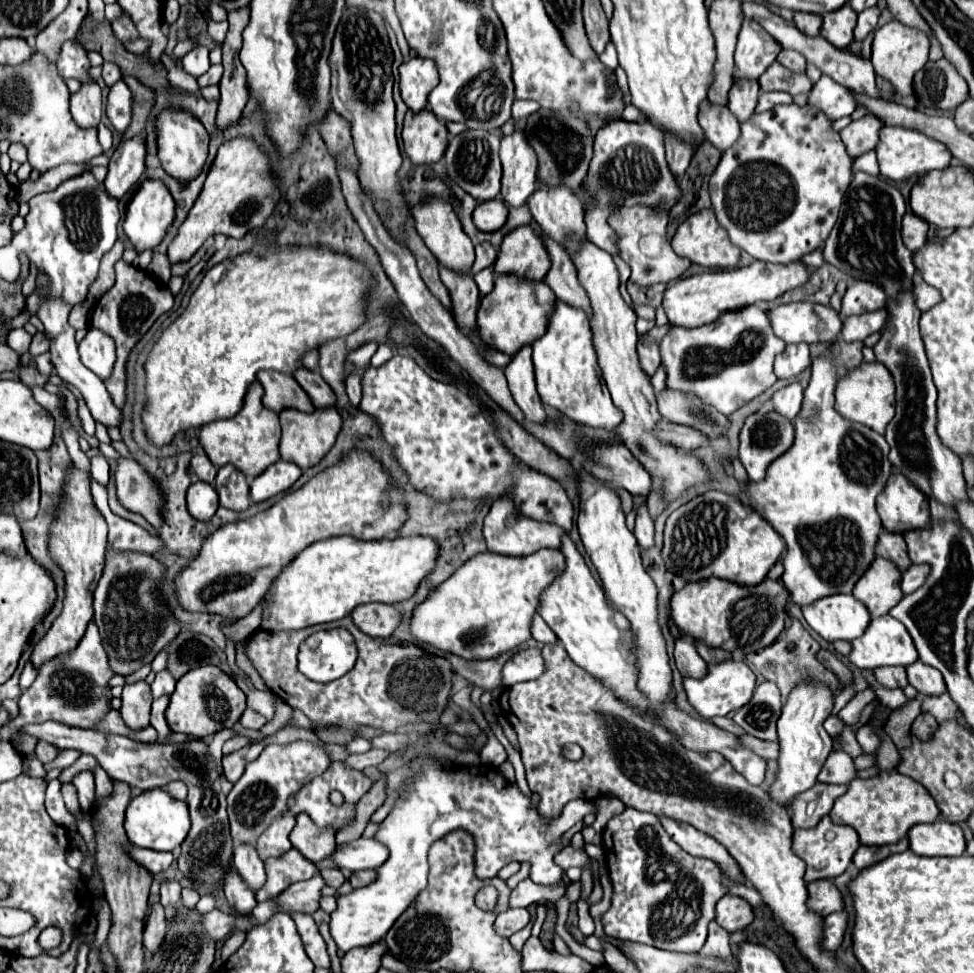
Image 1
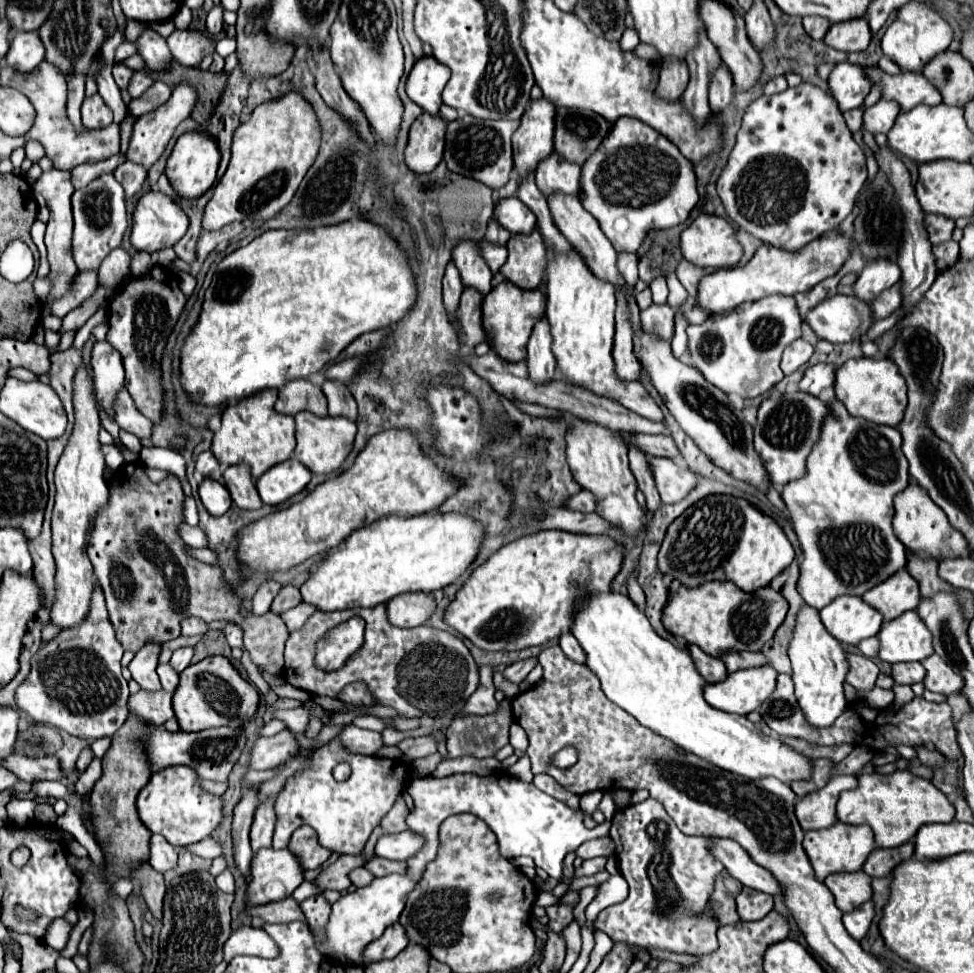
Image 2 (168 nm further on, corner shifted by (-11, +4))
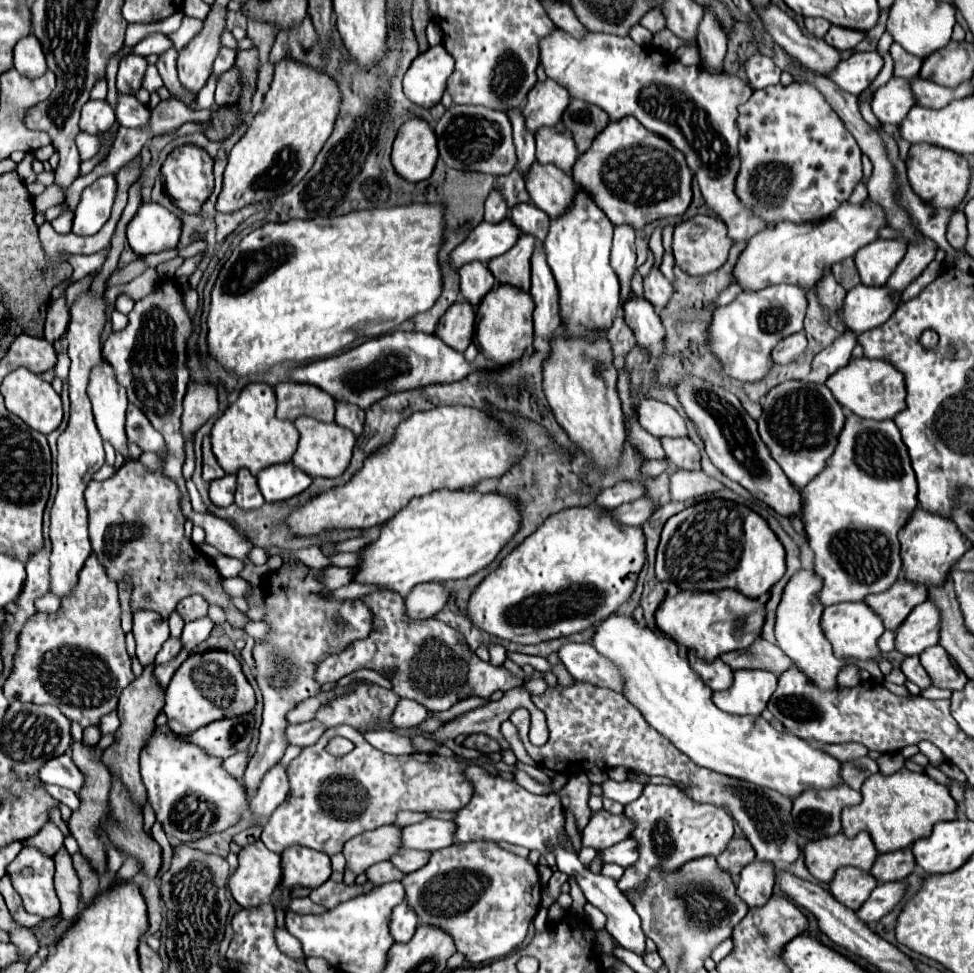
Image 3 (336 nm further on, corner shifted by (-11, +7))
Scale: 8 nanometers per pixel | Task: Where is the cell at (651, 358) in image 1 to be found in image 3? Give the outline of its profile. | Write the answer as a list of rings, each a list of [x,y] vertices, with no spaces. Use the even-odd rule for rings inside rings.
[[[650,270],[644,278],[644,298],[654,306],[656,312],[664,310],[672,298],[672,284],[662,276],[660,270]]]

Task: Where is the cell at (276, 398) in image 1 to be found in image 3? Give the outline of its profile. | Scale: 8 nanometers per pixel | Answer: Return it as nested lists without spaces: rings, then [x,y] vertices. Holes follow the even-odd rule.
[[[280,382],[274,388],[278,398],[276,416],[282,420],[296,420],[298,416],[312,416],[320,422],[334,420],[334,398],[314,384]]]

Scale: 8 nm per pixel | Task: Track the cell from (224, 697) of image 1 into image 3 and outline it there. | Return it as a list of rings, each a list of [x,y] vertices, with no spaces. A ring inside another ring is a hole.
[[[210,650],[204,654],[190,654],[188,660],[184,660],[184,664],[174,672],[166,688],[164,712],[172,732],[186,736],[210,722],[252,712],[254,706],[256,696],[250,682],[242,674],[240,662],[230,652]]]

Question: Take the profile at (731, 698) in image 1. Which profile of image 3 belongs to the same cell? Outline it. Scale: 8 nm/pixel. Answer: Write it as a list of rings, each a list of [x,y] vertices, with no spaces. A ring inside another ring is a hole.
[[[736,670],[734,682],[728,690],[712,694],[712,702],[728,714],[760,714],[772,692],[776,690],[776,676],[766,670]]]

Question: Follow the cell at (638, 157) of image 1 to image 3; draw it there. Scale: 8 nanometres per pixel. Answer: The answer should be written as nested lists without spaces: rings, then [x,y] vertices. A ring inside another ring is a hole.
[[[630,116],[610,122],[610,126],[594,138],[590,150],[574,164],[572,178],[590,192],[596,206],[604,210],[614,226],[628,224],[634,226],[634,230],[654,220],[682,216],[692,200],[692,172],[686,166],[684,154]]]

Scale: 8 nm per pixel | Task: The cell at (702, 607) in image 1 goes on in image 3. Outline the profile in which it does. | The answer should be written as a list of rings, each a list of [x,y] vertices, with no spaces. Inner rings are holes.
[[[680,590],[676,596],[666,598],[658,612],[656,624],[674,642],[694,648],[698,656],[712,662],[724,652],[748,648],[756,638],[760,638],[766,620],[766,602],[746,598],[738,590],[716,590],[716,592],[690,592]]]

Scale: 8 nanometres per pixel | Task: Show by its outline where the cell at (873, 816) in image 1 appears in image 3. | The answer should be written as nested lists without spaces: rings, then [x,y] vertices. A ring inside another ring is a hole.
[[[906,768],[890,776],[884,776],[882,772],[872,774],[862,784],[860,792],[862,802],[842,810],[842,832],[856,836],[860,830],[866,830],[872,836],[878,852],[894,852],[912,846],[918,838],[928,836],[936,822],[956,818],[956,802],[948,788],[934,782],[926,774],[910,772]]]

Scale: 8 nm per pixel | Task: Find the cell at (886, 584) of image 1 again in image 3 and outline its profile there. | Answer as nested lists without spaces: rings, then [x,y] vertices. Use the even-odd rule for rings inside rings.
[[[900,576],[894,582],[894,586],[880,594],[866,596],[864,602],[884,620],[886,630],[896,630],[912,612],[912,608],[922,604],[926,598],[926,586],[922,586],[920,582],[910,582],[904,576]]]

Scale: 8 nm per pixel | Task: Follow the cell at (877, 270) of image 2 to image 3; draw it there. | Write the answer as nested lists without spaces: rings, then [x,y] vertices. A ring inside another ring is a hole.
[[[874,240],[860,248],[854,256],[862,284],[884,286],[898,262],[904,258],[904,244],[900,240]]]

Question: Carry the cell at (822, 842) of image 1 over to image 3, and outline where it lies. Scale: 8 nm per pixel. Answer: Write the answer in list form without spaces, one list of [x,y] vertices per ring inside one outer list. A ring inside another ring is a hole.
[[[838,832],[830,838],[806,842],[804,856],[810,874],[820,882],[830,882],[834,872],[842,866],[870,870],[878,856],[878,850],[868,832],[858,832],[854,838]]]

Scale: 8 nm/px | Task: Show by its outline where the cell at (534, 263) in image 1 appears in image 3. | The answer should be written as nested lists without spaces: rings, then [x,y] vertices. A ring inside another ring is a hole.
[[[520,234],[518,242],[502,256],[496,256],[488,262],[490,272],[502,282],[516,286],[524,292],[530,290],[530,258],[534,254],[536,238]]]

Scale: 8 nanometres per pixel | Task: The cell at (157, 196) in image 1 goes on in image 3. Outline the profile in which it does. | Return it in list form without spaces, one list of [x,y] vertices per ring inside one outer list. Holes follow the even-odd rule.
[[[148,202],[138,208],[126,228],[126,234],[130,248],[138,256],[144,256],[176,248],[182,234],[182,222],[162,204]]]

